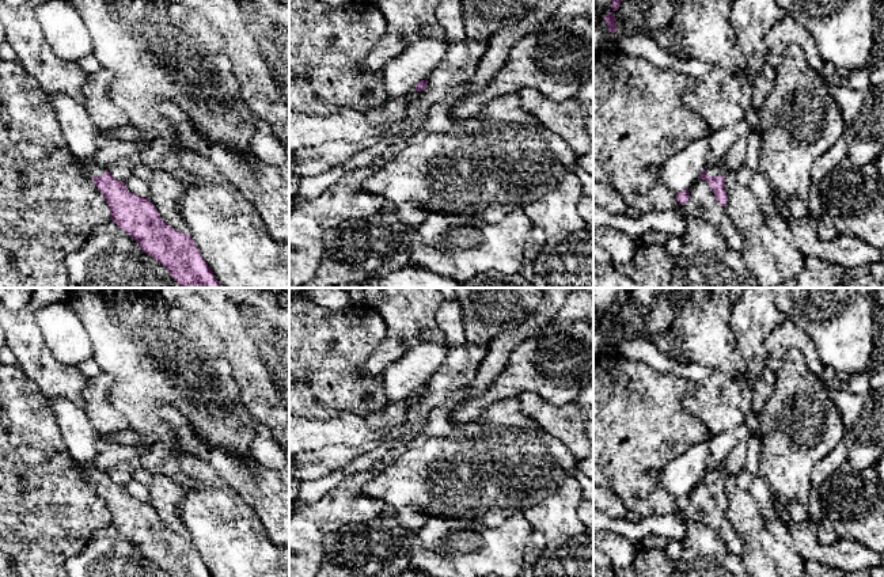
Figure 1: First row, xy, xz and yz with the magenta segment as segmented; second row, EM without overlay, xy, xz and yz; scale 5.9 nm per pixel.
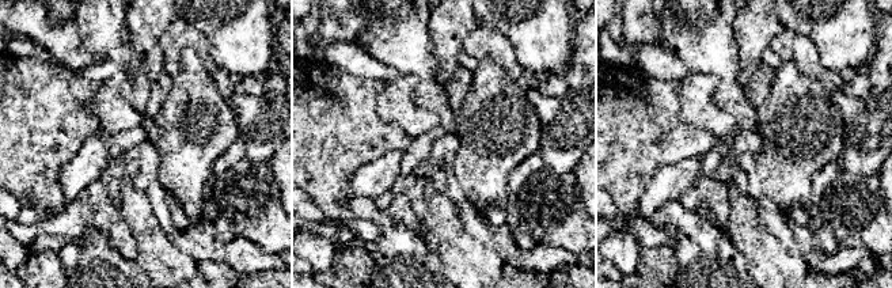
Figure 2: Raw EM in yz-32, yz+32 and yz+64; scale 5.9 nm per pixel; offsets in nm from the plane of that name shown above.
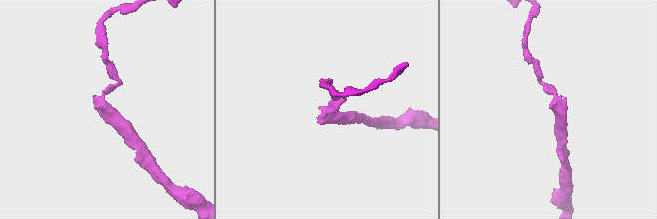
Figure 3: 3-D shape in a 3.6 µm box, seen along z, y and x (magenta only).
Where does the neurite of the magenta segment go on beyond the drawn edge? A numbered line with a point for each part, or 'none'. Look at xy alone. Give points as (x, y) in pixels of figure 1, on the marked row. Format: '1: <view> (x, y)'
1: xy (91, 169)

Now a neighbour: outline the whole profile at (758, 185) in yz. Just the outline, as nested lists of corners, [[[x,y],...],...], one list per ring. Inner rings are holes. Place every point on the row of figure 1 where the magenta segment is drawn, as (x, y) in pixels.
[[[752,172],[751,182],[748,185],[751,191],[755,194],[756,201],[763,213],[770,215],[774,208],[773,193],[759,172]]]

